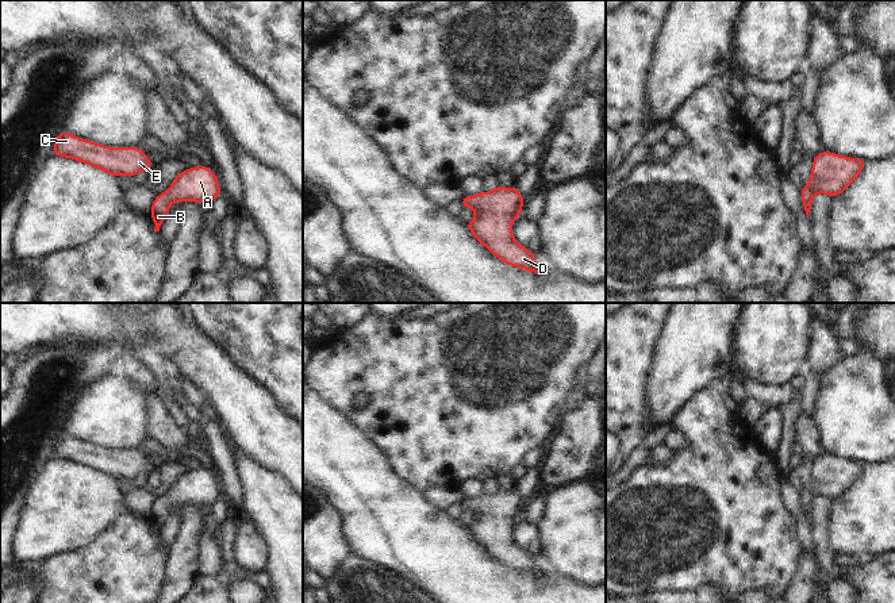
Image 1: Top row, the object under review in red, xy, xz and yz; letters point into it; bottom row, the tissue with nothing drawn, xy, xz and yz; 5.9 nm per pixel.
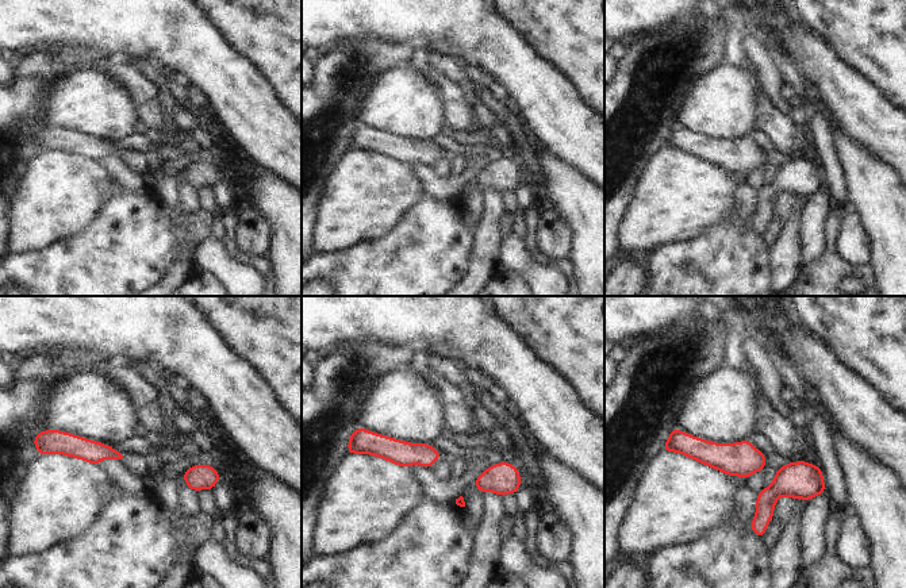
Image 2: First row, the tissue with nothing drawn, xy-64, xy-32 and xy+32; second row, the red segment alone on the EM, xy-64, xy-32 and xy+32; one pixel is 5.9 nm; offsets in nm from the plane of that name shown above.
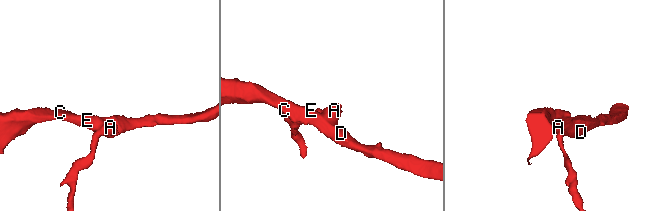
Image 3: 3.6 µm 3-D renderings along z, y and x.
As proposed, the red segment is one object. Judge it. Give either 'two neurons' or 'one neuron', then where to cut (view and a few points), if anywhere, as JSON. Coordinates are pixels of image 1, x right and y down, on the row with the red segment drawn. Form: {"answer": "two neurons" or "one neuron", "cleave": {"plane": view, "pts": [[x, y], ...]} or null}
{"answer": "one neuron", "cleave": null}

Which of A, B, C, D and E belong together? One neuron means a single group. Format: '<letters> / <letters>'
A B C D E

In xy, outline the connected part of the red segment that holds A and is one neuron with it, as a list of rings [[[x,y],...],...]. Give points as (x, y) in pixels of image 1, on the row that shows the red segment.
[[[203,165],[192,169],[187,168],[173,178],[169,189],[158,195],[151,203],[150,215],[155,224],[154,231],[160,231],[173,201],[181,204],[184,200],[192,200],[200,204],[201,201],[212,201],[222,193],[219,181],[211,168]]]

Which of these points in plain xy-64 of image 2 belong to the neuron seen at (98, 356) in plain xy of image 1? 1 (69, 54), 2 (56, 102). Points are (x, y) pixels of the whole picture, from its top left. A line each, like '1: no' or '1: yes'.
1: yes
2: no

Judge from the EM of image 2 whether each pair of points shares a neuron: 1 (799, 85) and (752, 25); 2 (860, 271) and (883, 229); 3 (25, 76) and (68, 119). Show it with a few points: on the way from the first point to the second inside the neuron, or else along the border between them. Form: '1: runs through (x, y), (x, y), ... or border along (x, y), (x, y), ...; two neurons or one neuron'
1: runs through (786, 70), (766, 39); one neuron
2: border along (868, 264), (875, 281); two neurons
3: border along (66, 73), (56, 77), (46, 88), (45, 126); two neurons

